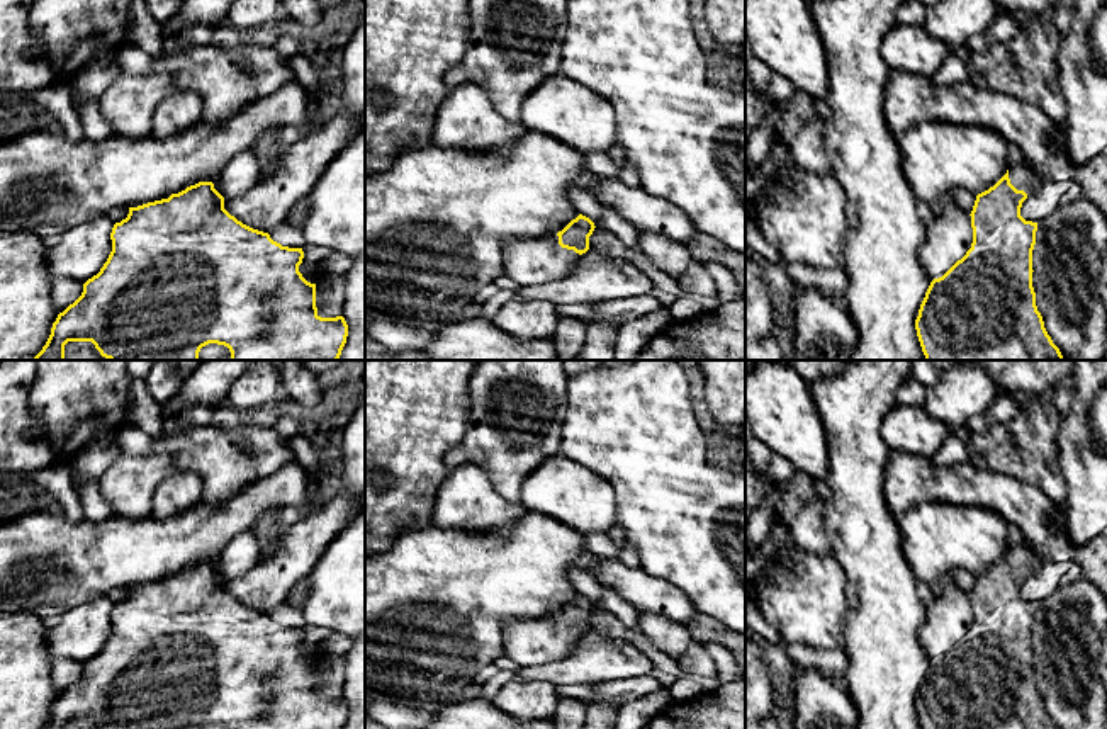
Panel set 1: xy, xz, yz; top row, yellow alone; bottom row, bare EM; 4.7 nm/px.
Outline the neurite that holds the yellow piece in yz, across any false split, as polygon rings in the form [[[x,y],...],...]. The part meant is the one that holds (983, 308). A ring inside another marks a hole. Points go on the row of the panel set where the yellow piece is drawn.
[[[1026,160],[1009,167],[971,211],[973,243],[942,277],[934,279],[915,319],[925,360],[1065,360],[1044,328],[1032,287],[1037,223],[1020,216],[1022,202],[1048,180]]]

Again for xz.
[[[579,214],[562,231],[533,240],[509,240],[504,246],[504,272],[516,287],[531,287],[570,274],[589,250],[594,223]]]

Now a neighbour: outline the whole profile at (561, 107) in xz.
[[[562,73],[525,99],[520,122],[528,133],[547,134],[582,153],[606,153],[618,134],[613,105]]]

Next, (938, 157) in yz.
[[[920,122],[898,138],[902,167],[917,201],[937,211],[958,187],[978,195],[1009,170],[1007,141],[981,126]]]

